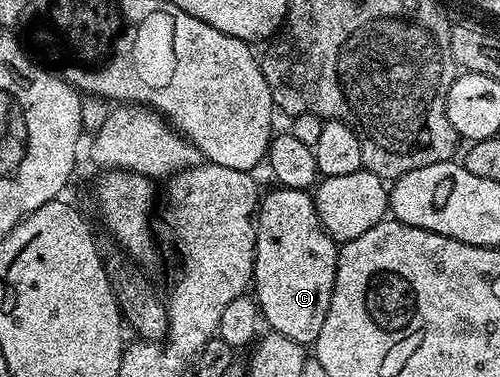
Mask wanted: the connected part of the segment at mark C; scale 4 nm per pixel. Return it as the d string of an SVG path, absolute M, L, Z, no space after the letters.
M274 189L260 197L255 215L253 297L259 303L262 321L268 322L274 333L313 344L329 312L339 246L319 222L308 191Z

